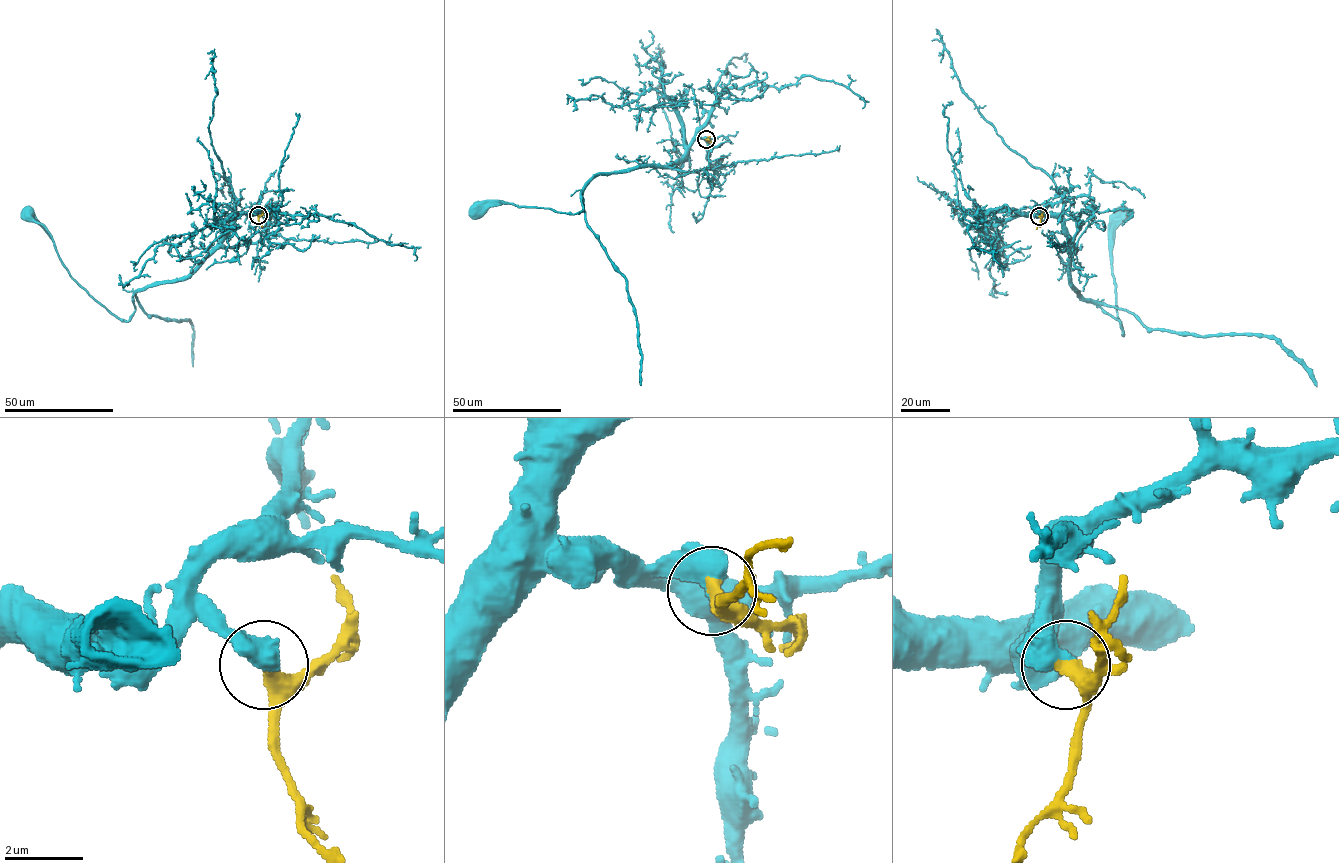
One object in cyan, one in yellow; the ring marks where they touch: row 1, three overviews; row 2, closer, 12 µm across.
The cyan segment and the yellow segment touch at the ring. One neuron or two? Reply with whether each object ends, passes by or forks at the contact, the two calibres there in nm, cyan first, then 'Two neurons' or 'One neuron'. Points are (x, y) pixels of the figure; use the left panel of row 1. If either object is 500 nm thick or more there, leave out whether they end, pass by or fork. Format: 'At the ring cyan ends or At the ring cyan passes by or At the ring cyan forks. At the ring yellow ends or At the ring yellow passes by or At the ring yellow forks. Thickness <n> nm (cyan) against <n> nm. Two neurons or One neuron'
Thickness 600 nm (cyan) against 320 nm. One neuron

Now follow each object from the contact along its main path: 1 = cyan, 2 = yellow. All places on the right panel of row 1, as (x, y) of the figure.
1: (1039, 216), (1060, 221), (1070, 281), (1119, 322), (1123, 335), (1112, 263), (1122, 214)
2: (1039, 216), (1040, 222), (1036, 229)

